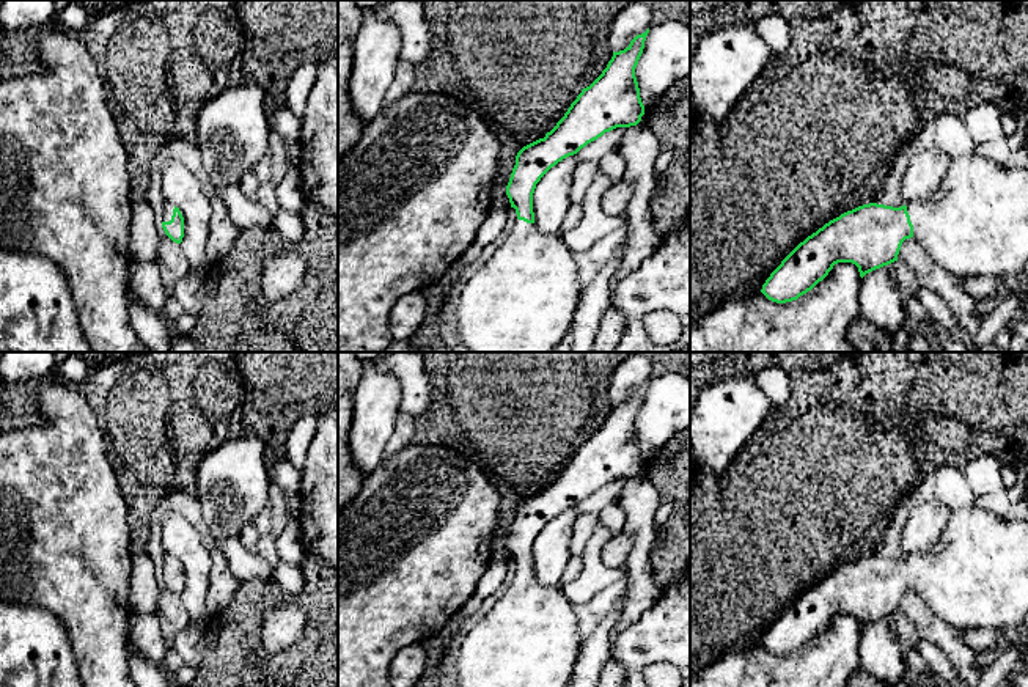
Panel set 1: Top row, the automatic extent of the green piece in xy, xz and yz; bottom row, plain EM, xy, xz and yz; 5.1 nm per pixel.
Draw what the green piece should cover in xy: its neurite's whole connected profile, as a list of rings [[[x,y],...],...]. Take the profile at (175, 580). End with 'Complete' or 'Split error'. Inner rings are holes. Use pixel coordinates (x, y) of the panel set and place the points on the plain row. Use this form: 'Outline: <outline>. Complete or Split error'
Outline: [[[167,555],[163,560],[163,574],[162,574],[162,580],[165,583],[165,586],[176,596],[182,594],[184,590],[184,569],[179,563],[179,560],[176,560],[171,555]]]. Split error

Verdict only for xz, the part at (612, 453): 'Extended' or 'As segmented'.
Extended

